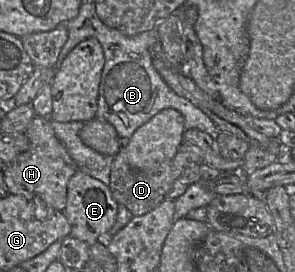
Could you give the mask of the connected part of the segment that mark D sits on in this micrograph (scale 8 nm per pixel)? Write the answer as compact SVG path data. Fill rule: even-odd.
M183 141L173 159L164 161L152 169L133 168L127 161L125 143L123 143L111 165L109 187L118 204L125 205L133 217L144 215L156 208L167 197L167 193L180 176L188 180L188 184L200 181L202 179L201 164L203 163L202 150L194 144Z

